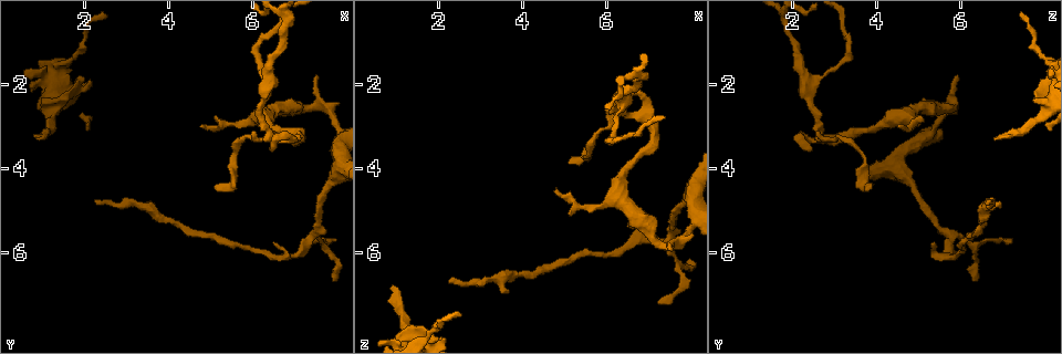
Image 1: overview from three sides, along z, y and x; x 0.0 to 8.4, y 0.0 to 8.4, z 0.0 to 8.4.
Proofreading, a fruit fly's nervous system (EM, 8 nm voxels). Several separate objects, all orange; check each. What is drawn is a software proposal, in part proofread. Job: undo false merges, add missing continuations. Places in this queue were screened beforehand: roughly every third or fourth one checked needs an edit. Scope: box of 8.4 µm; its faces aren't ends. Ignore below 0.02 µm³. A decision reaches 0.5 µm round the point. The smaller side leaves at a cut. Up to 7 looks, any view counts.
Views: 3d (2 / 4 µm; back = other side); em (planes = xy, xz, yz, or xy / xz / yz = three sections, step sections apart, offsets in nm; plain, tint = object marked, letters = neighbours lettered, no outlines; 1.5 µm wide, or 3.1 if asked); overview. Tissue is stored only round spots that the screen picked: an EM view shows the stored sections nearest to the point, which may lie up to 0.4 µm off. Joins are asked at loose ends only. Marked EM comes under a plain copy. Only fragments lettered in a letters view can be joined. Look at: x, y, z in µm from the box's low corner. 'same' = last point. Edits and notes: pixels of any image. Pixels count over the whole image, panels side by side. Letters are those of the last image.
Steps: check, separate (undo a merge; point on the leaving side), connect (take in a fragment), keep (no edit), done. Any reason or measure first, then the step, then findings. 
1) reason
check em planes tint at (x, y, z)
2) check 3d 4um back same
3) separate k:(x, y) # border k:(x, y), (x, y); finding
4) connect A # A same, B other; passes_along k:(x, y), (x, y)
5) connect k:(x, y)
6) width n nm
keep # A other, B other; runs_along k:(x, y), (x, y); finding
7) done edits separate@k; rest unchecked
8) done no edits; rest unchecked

sharp bend
check 3d 2um at (6.10, 1.10, 3.30)

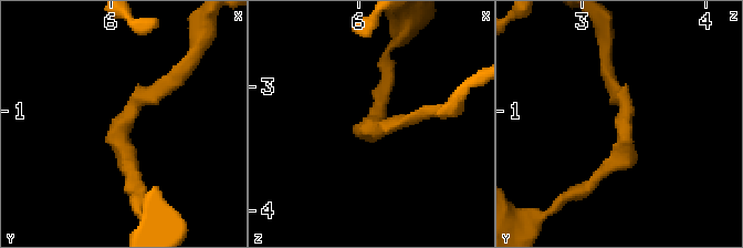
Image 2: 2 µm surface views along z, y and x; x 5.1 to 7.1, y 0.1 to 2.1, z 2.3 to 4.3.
check em xy step 4 tint at (6.08, 1.08, 3.32)

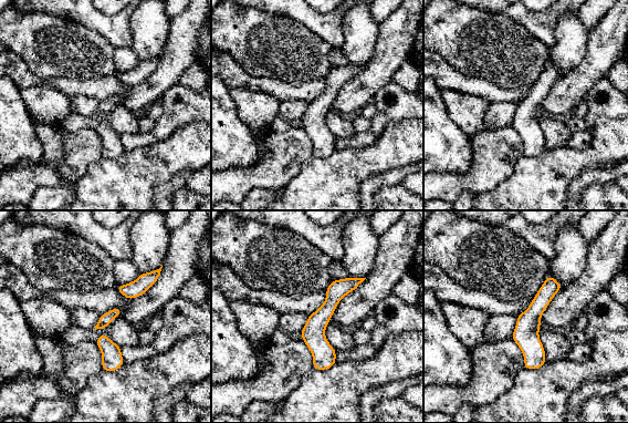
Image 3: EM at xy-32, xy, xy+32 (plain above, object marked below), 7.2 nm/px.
check em planes letters same

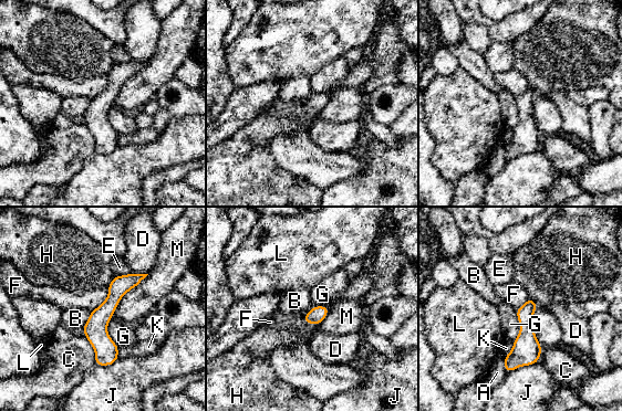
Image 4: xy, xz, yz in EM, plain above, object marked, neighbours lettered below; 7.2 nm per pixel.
longest_contact M 400 nm
keep # A other, B other, C other, D other, E other, F other, G other, H other, J other, K other, L other, M other; runs_along 4:(141, 276), (100, 317), (99, 362); all the same cell

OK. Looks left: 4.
abrupt turn
check em xy step 4 tint at (7.50, 2.55, 5.85)

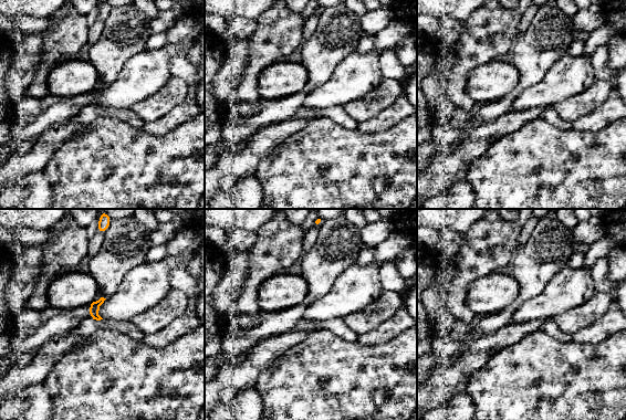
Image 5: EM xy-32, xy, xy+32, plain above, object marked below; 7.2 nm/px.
check em xy step 4 letters same

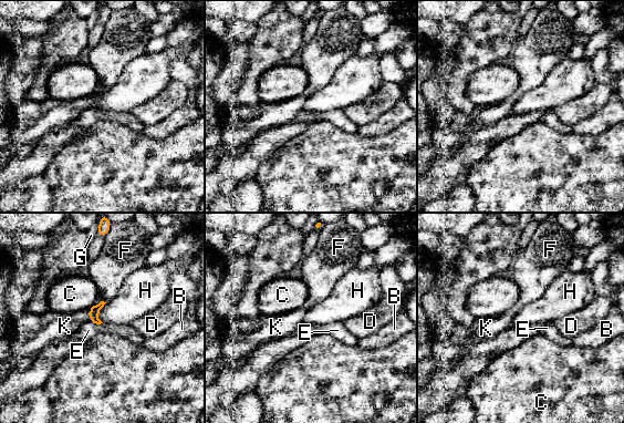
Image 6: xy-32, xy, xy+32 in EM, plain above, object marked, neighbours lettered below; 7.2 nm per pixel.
keep # B other, C other, D other, E other, F other, G other, H other, K other; border 6:(93, 303), (89, 308); continuous, no second cell

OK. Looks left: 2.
tapers out
check em planes letters at (7.30, 5.75, 7.20)

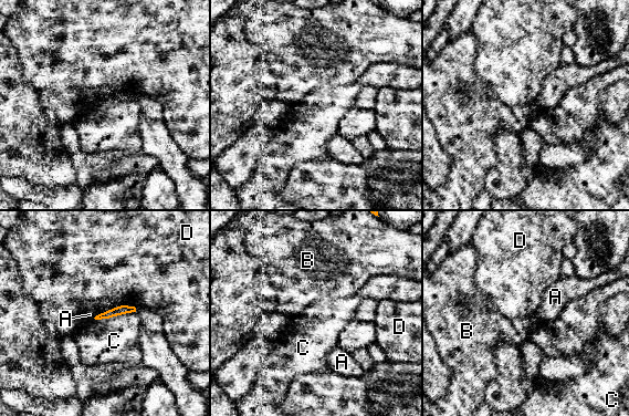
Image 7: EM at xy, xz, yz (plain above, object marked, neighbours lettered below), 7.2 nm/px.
longest_contact C 300 nm
keep # A other, B other, C other, D other; border 7:(135, 311), (94, 319); none of them fits

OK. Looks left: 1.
done no edits; rest unchecked

